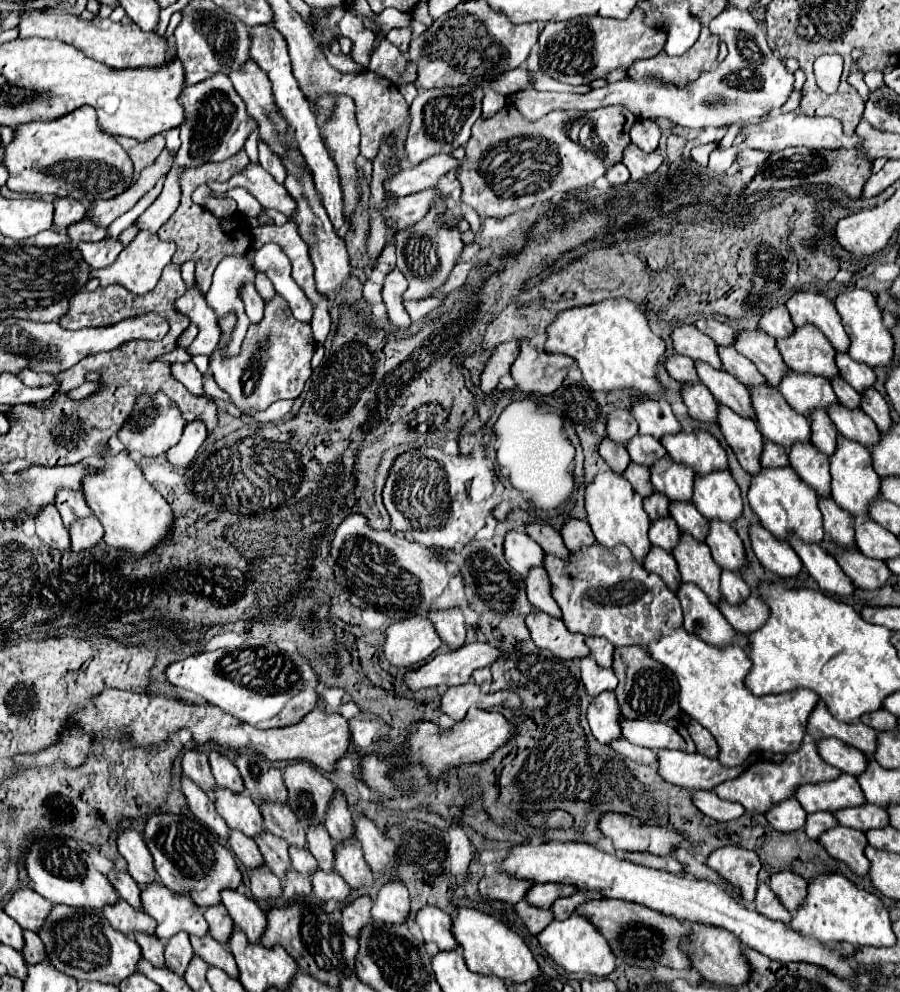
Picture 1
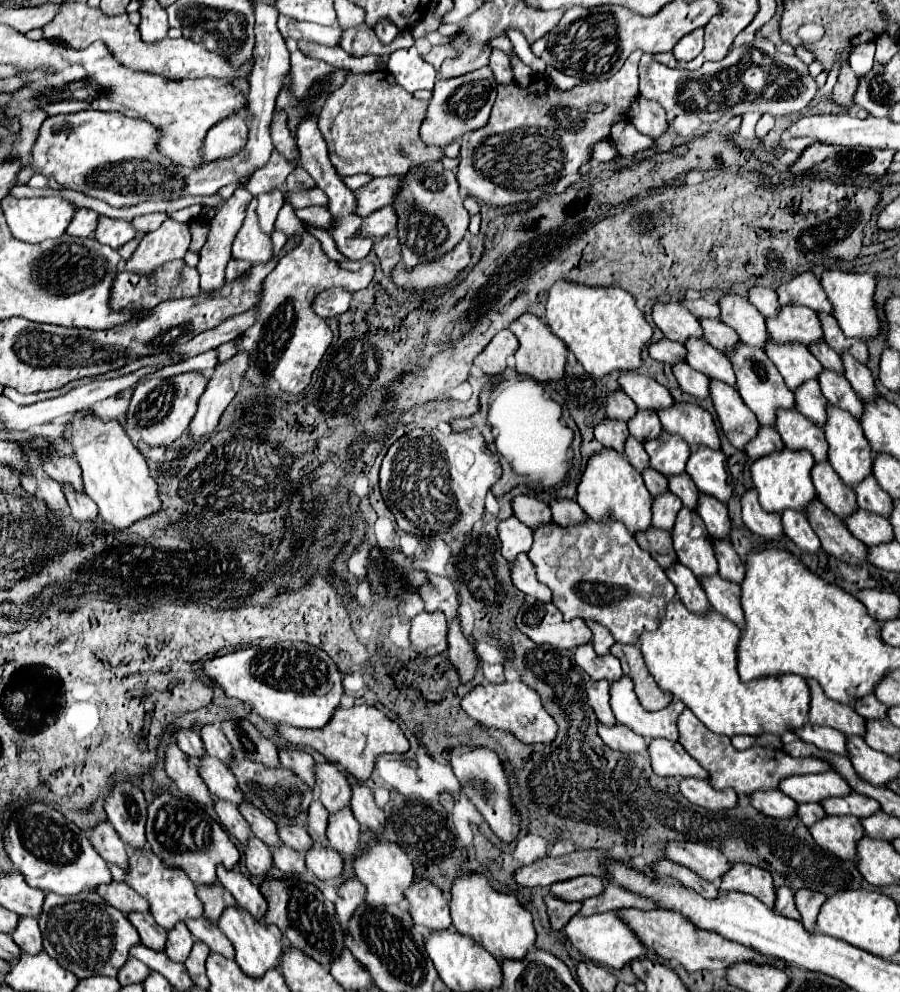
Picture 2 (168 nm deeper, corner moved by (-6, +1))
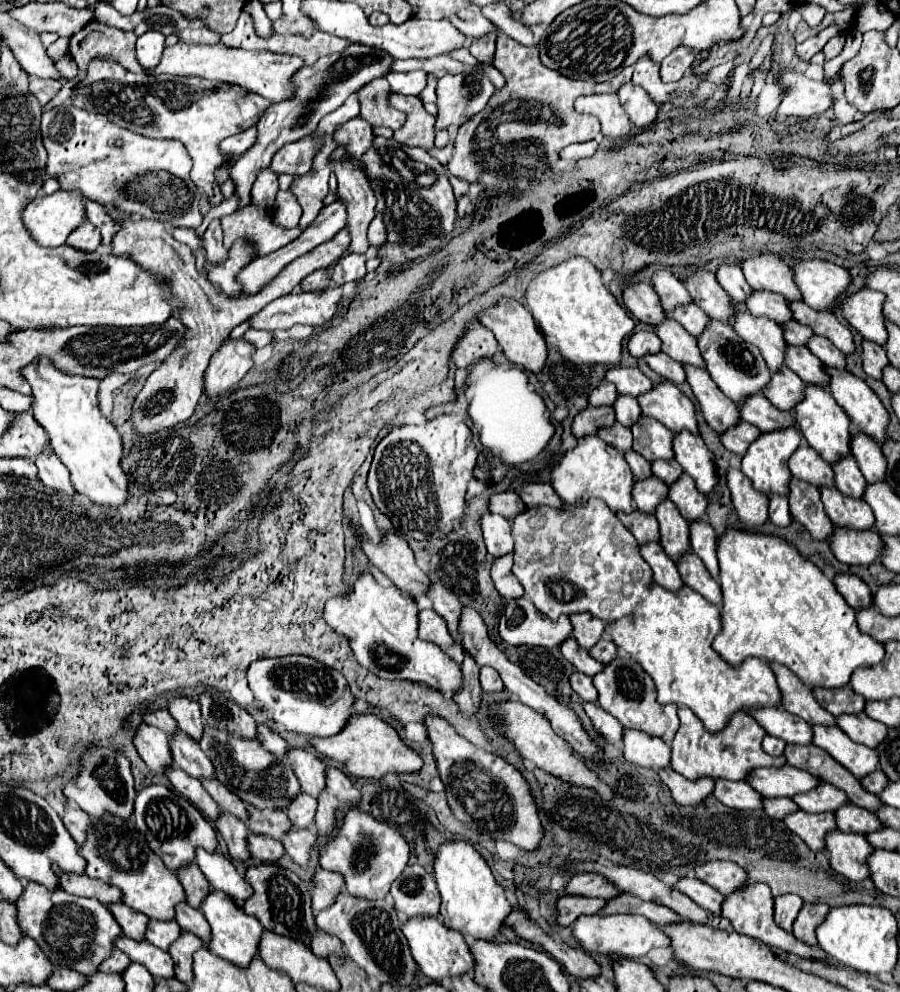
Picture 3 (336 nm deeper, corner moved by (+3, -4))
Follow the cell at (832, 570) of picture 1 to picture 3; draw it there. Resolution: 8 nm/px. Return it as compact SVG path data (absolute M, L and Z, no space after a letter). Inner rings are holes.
M771 496L769 498L769 520L779 528L787 528L791 524L787 498L783 498L783 496Z

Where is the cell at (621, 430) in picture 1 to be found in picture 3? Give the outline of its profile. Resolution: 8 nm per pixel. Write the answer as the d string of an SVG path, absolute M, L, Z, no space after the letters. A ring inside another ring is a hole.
M601 382L591 394L589 394L589 404L591 406L613 406L617 400L617 390L611 382Z

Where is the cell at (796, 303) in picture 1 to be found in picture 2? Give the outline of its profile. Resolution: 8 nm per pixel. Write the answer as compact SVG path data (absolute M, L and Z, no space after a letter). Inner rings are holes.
M804 271L804 273L792 277L788 283L778 285L776 293L778 293L780 305L806 305L814 311L830 313L830 301L826 297L820 281L810 271Z

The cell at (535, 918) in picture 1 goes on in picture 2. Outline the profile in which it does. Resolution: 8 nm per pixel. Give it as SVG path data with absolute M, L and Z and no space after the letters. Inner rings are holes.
M548 893L546 895L546 905L548 905L548 917L550 917L550 923L552 923L552 929L560 931L582 907L582 901L562 901L558 899L556 895Z

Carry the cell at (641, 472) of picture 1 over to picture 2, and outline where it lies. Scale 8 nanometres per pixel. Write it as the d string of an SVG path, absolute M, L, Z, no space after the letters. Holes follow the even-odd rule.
M628 437L624 443L624 453L626 453L630 465L634 465L638 471L648 469L648 453L644 451L644 445L638 439Z

